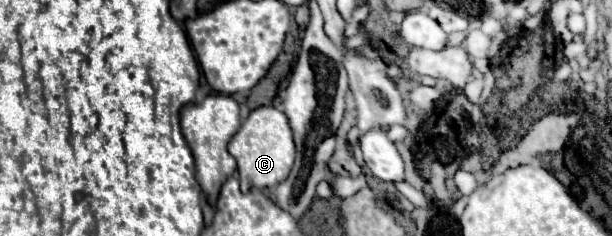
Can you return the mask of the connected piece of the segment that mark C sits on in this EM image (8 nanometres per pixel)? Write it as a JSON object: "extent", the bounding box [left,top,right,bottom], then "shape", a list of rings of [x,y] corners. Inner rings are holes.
{"extent":[229,106,295,190],"shape":[[[275,106],[255,108],[229,140],[229,154],[237,160],[239,182],[245,190],[249,190],[251,186],[259,190],[275,188],[289,176],[295,160],[295,142],[287,116]]]}

